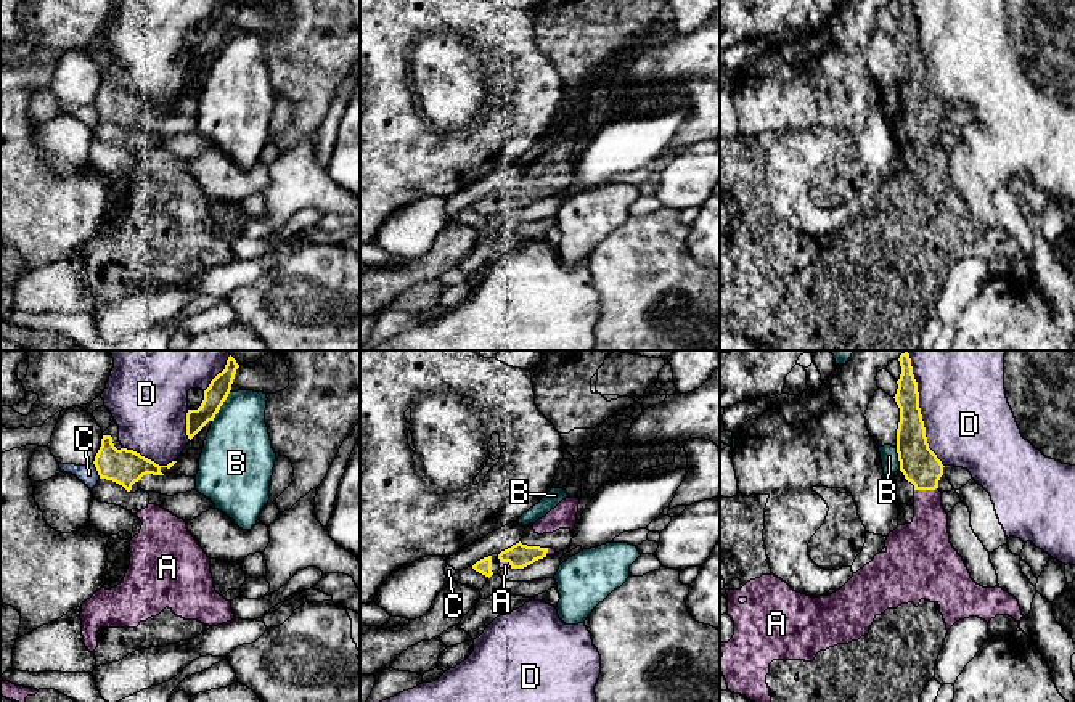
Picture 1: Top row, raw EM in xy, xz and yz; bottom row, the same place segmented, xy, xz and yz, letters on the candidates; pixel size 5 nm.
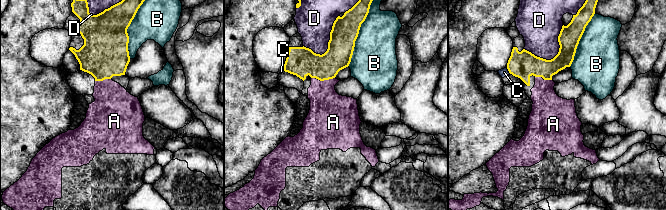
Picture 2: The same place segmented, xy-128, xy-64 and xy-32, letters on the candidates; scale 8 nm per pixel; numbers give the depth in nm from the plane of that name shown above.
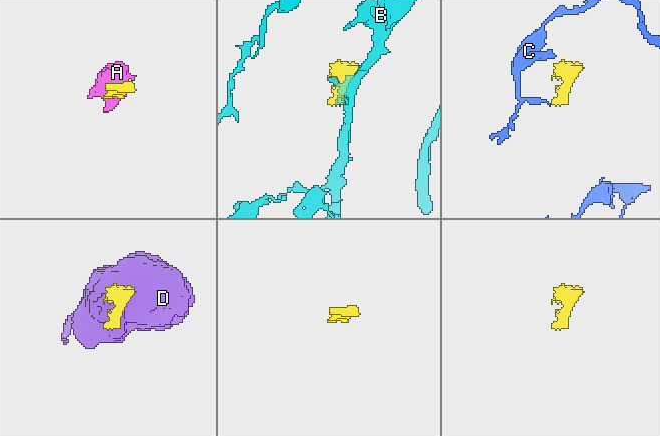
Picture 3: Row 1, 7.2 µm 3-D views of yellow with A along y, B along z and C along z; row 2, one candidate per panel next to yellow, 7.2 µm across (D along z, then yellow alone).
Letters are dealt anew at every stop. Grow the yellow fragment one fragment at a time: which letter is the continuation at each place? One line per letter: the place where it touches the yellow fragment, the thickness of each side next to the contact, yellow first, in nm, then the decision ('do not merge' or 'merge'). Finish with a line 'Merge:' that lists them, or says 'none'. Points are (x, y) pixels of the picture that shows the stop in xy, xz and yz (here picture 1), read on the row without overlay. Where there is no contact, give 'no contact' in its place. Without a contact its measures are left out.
A: contact yz (926, 129); calibres 190 and 220 nm; merge
B: contact xy (220, 45); calibres 110 and 340 nm; do not merge
C: contact xy (97, 110); calibres 180 and 90 nm; do not merge
D: contact yz (919, 53); calibres 190 and 440 nm; do not merge
Merge: A

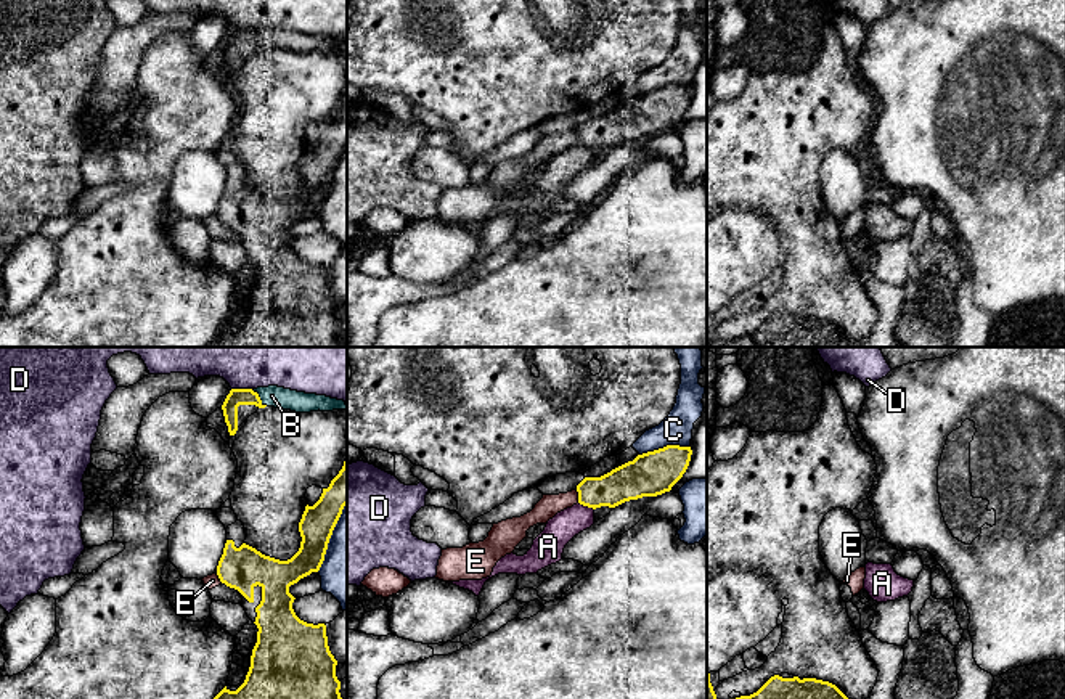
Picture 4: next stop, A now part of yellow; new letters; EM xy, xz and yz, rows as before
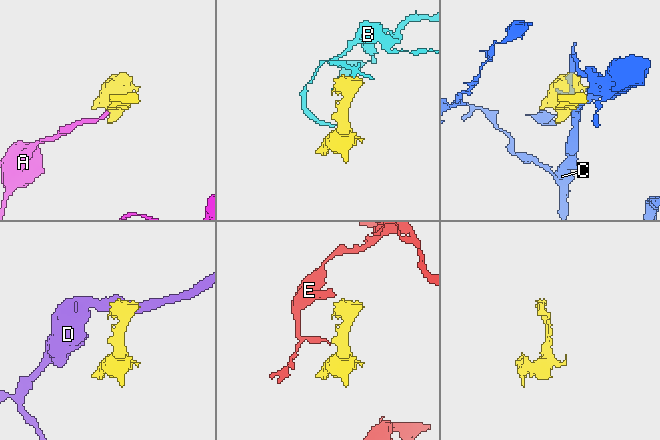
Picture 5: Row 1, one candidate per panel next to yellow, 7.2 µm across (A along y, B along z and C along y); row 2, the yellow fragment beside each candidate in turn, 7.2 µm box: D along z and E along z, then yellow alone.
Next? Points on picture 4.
A: contact xz (587, 145); calibres 190 and 150 nm; do not merge
B: contact xy (259, 37); calibres 90 and 110 nm; do not merge
C: contact xz (664, 87); calibres 220 and 160 nm; do not merge
D: contact xy (241, 29); calibres 90 and 140 nm; do not merge
E: contact xz (579, 135); calibres 180 and 110 nm; do not merge
Merge: none

